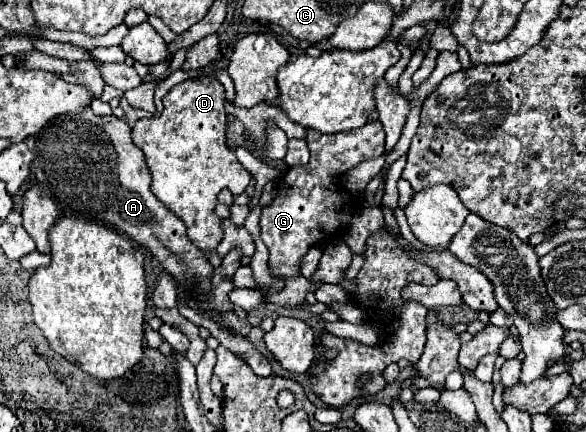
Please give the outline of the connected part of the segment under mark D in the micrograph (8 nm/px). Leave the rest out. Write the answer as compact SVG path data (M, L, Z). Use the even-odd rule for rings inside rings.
M197 77L187 79L179 85L175 85L165 95L165 109L155 119L139 119L133 127L133 143L145 153L149 171L153 175L153 195L167 205L185 225L187 225L187 237L203 251L215 249L217 243L223 237L221 231L221 219L215 217L215 199L217 193L227 187L233 195L239 195L245 191L245 187L251 181L251 173L237 161L235 151L227 147L227 113L225 113L225 89L223 85L213 77Z

